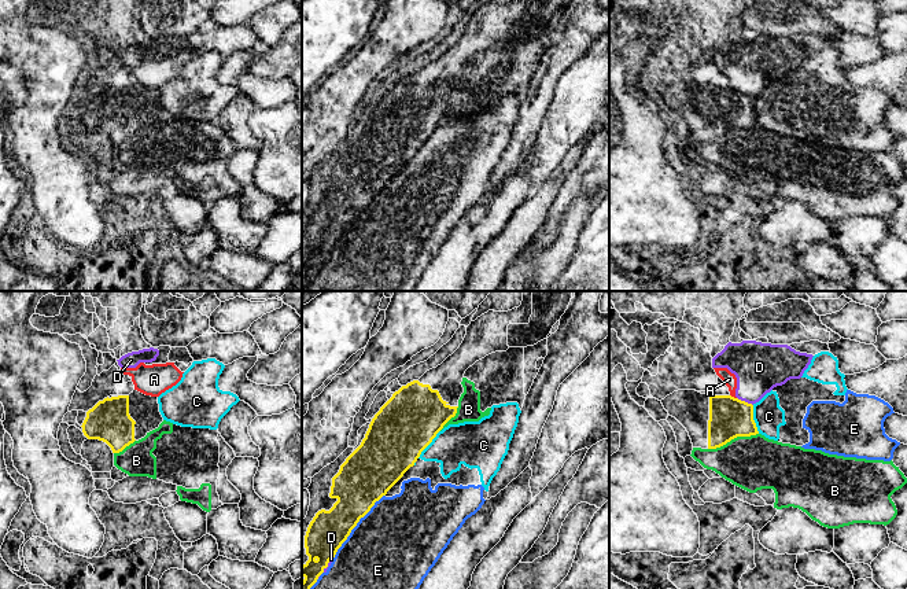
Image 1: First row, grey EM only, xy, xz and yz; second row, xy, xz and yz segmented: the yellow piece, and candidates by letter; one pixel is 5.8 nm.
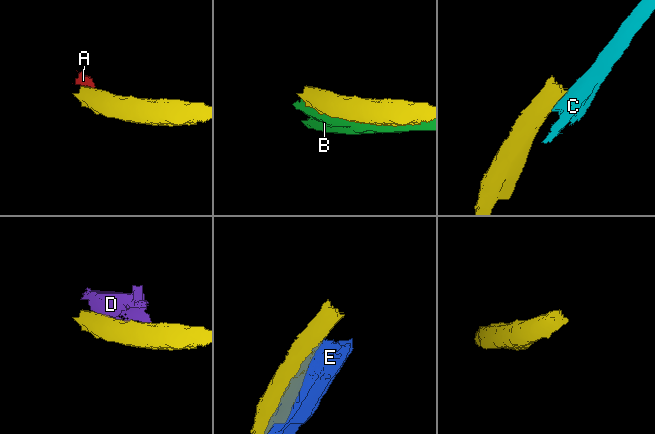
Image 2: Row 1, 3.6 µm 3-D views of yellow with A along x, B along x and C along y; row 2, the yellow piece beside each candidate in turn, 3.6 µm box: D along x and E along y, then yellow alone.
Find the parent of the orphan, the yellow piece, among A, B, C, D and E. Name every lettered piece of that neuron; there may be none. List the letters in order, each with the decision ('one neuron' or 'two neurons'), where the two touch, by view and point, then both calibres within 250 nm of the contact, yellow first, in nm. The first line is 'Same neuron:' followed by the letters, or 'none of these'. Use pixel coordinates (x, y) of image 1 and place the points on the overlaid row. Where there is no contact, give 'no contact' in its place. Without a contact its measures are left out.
Same neuron: none of these
A: two neurons; contact yz (733, 397); calibres 240 and 80 nm
B: two neurons; contact yz (733, 438); calibres 240 and 320 nm
C: two neurons; contact yz (752, 419); calibres 240 and 180 nm
D: two neurons; contact yz (744, 401); calibres 240 and 280 nm
E: two neurons; contact xz (356, 525); calibres 280 and 480 nm

